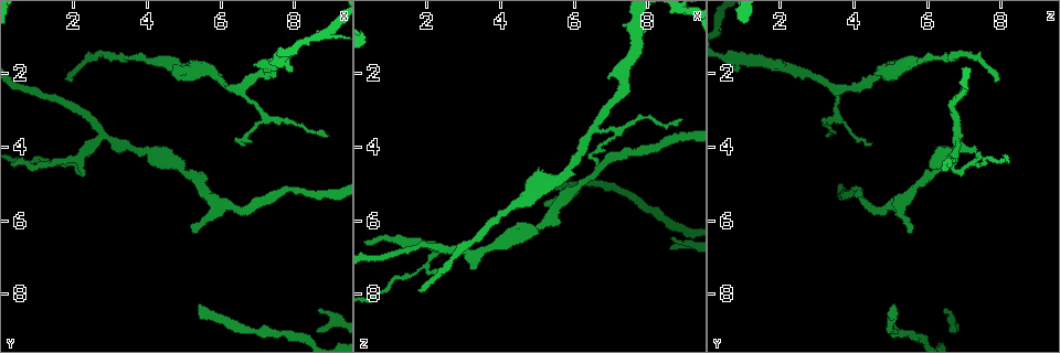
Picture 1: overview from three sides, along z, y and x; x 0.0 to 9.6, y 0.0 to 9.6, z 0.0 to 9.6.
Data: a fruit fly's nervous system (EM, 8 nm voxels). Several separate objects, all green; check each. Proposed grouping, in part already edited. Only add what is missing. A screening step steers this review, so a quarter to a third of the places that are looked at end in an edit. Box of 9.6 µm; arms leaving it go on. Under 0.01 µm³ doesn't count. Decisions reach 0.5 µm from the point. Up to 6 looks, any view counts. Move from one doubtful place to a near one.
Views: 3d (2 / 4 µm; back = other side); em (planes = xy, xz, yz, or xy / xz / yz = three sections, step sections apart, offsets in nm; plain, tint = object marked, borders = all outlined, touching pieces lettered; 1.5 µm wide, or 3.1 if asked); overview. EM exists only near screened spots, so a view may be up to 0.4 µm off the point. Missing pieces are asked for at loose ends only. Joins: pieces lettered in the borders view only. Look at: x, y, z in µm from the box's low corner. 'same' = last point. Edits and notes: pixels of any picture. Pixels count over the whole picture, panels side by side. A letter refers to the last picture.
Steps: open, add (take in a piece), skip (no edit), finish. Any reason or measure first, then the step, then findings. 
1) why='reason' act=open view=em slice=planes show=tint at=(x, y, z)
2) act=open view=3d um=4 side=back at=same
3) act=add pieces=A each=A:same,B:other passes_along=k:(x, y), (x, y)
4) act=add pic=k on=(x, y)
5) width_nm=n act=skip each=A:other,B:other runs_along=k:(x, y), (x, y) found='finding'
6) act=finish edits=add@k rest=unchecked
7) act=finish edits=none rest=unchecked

act=open view=3d um=4 at=(1.90, 2.30, 7.90)

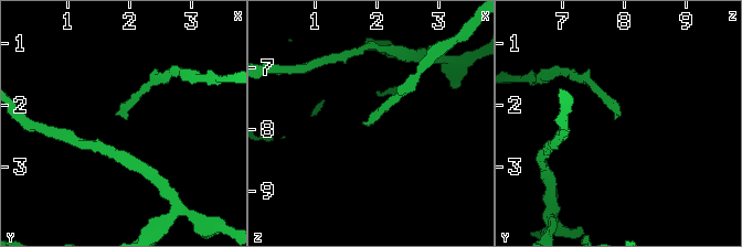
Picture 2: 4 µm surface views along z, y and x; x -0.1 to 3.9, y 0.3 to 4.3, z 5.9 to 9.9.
act=open view=em slice=xz step=4 show=borders at=(1.95, 2.25, 7.80)

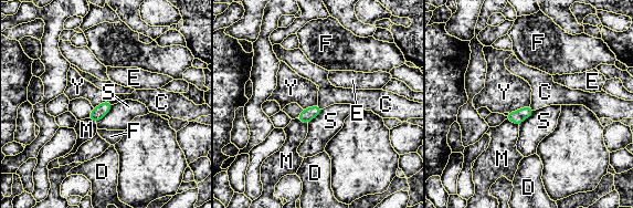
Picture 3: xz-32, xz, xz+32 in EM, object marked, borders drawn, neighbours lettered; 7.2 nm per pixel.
act=skip each=C:other,D:other,E:other,F:other,M:other,S:other,Y:other border=3:(529, 105), (508, 113) found='none of them fits'

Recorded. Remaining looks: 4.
why='end of a long branch' act=open view=em slice=planes show=borders at=(5.40, 8.25, 5.05)

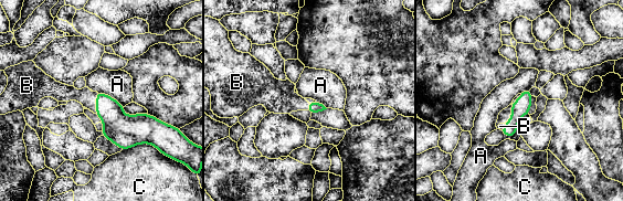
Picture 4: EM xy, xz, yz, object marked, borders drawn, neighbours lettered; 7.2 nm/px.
width_nm=90 act=add pieces=B each=A:other,B:same,C:other passes_along=4:(119, 128), (96, 103), (64, 93) found='it goes on there'

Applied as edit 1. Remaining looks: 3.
why='an open end' act=open view=em slice=xz step=4 show=borders at=(5.35, 6.40, 5.50)

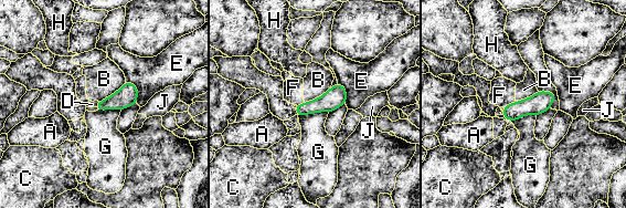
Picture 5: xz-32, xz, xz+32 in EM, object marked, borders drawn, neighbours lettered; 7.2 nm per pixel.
act=open view=em slice=planes show=borders at=same

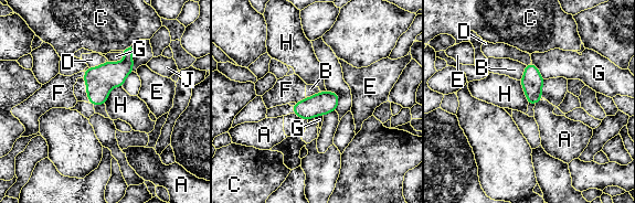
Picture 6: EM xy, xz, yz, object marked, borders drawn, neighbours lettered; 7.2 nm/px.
width_nm=130 act=skip each=A:other,B:other,C:other,D:other,E:other,F:other,G:other,H:other,J:other border=6:(122, 86), (110, 91), (105, 104) found='none of them fits'

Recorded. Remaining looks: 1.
act=finish edits=add@4 rest=unchecked

